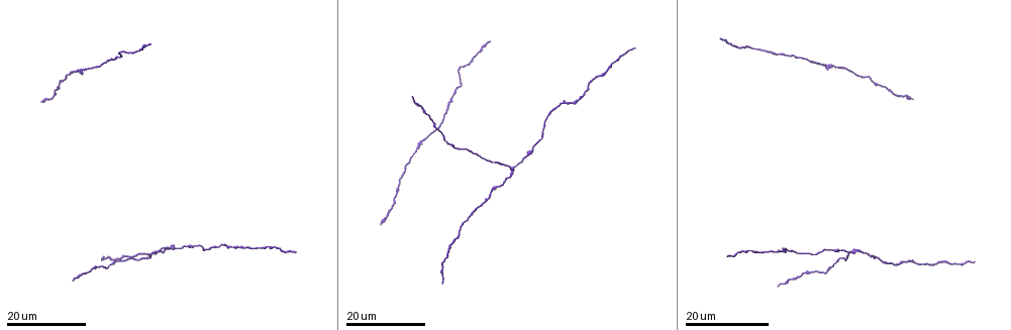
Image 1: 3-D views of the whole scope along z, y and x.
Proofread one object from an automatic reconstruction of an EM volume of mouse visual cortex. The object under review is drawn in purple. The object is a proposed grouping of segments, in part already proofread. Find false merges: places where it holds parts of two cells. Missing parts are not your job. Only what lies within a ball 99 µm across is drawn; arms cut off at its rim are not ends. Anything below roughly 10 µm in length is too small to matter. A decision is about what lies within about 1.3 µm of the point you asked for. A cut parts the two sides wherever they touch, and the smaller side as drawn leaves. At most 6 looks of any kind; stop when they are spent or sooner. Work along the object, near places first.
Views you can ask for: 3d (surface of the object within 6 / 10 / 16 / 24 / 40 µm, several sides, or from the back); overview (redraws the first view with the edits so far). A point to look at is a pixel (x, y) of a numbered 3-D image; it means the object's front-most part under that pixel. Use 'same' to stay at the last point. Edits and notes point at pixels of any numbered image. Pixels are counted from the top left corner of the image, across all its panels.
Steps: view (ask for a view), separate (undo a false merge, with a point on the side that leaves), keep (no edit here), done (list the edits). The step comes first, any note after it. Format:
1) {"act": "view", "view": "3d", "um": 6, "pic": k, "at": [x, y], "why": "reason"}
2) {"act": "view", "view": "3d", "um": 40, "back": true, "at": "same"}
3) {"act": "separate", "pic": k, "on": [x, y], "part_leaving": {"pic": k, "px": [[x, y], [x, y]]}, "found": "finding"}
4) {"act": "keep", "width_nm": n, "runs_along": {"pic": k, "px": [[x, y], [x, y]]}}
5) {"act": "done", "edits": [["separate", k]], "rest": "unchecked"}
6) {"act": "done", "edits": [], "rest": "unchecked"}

{"act": "view", "view": "3d", "um": 16, "pic": 1, "at": [172, 250], "why": "small branch off a trunk"}

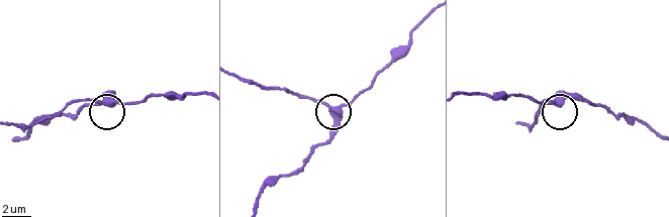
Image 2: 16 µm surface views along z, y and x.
{"act": "view", "view": "3d", "um": 6, "pic": 2, "at": [106, 103], "why": "zoom in"}

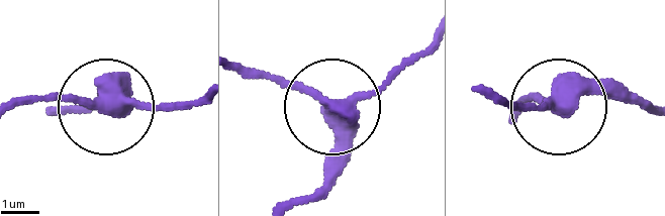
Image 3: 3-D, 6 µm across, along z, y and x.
{"act": "keep", "arms": 4, "runs_along": {"pic": 3, "px": [[77, 107], [106, 91], [103, 107], [22, 100]]}, "found": "all the same cell"}

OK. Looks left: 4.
{"act": "view", "view": "3d", "um": 16, "pic": 1, "at": [474, 210], "why": "calibre changes"}

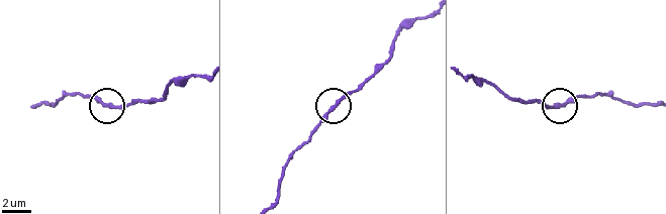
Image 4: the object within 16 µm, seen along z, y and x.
{"act": "view", "view": "3d", "um": 6, "pic": 4, "at": [109, 104]}

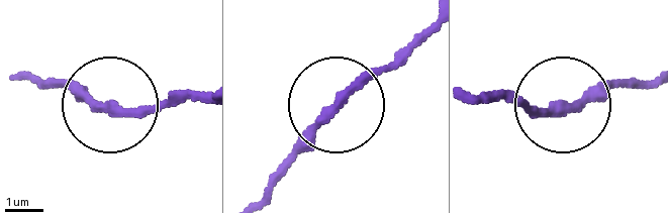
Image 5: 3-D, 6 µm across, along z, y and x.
{"act": "keep", "found": "all the same cell"}

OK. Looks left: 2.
{"act": "view", "view": "3d", "um": 16, "pic": 1, "at": [448, 249]}

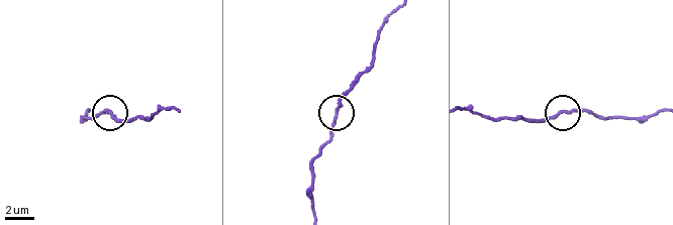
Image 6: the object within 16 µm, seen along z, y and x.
{"act": "view", "view": "3d", "um": 6, "pic": 6, "at": [563, 113], "why": "zoom in"}

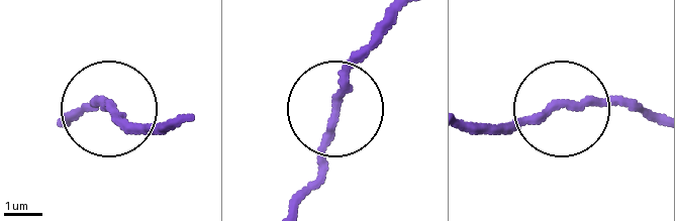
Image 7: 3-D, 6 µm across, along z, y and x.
{"act": "keep", "found": "all the same cell"}

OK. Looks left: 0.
{"act": "done", "edits": [], "rest": "unchecked"}

